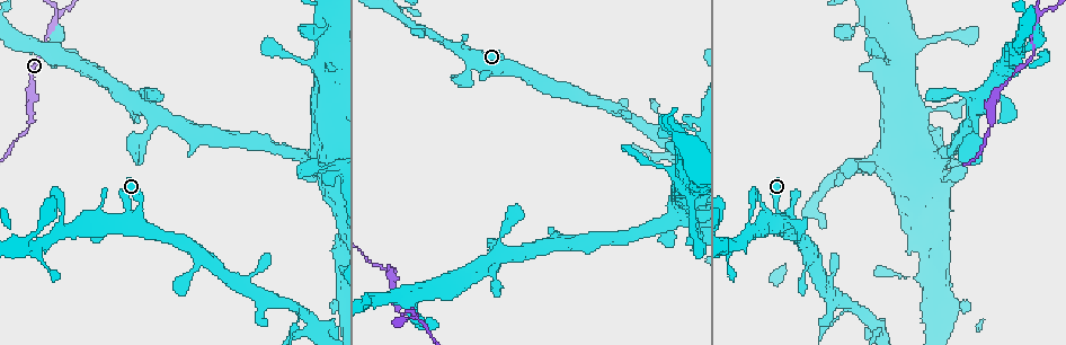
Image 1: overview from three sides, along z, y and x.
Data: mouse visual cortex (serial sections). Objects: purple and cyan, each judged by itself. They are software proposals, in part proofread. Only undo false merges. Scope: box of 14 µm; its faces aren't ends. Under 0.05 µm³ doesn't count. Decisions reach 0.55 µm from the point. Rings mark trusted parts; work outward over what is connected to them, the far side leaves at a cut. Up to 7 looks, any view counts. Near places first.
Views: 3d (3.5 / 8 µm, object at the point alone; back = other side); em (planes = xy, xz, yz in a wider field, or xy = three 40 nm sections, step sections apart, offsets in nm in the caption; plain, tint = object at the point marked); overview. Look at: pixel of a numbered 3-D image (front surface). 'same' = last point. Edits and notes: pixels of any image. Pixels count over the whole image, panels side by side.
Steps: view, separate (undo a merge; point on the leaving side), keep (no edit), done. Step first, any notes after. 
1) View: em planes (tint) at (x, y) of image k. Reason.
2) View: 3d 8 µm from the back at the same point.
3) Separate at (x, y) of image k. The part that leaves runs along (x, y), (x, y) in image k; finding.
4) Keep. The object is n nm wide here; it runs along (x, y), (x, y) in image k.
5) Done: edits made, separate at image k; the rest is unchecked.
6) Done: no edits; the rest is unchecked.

View: 3d 3.5 µm at (108, 224) of image 1. Side arm on a straight run.

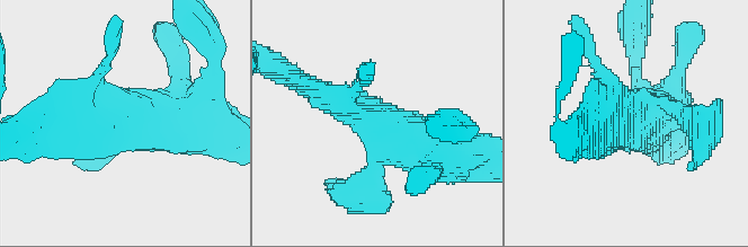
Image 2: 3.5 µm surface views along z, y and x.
View: em xy step 2 (tint) at (122, 115) of image 2. Shape alone is not enough.

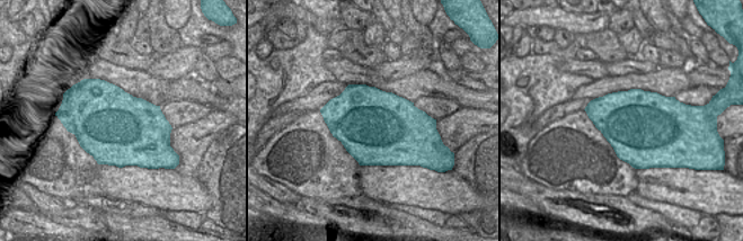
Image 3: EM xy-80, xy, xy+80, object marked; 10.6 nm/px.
Keep. It runs along (447, 143), (412, 138), (309, 86) in image 2; all the same cell.

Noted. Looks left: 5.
View: 3d 8 µm at (60, 208) of image 1. Sudden change in width.

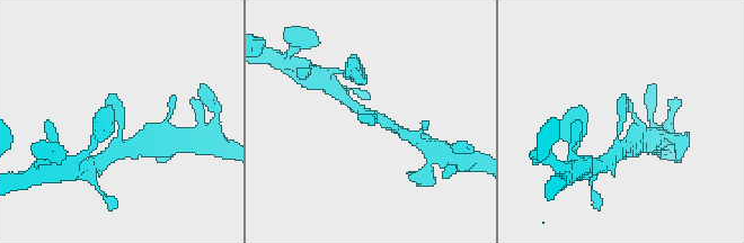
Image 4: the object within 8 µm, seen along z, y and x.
View: 3d 3.5 µm at (122, 121) of image 4.

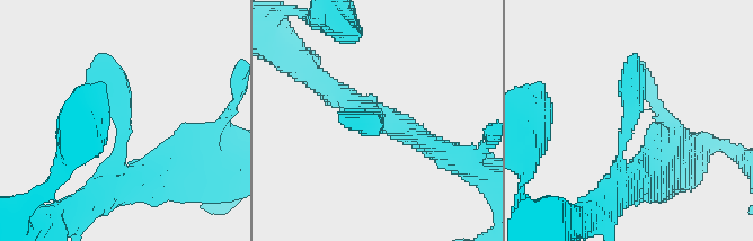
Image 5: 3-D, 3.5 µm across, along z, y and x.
View: em xy step 1 (tint) at (120, 118) of image 5. Shape alone is not enough.

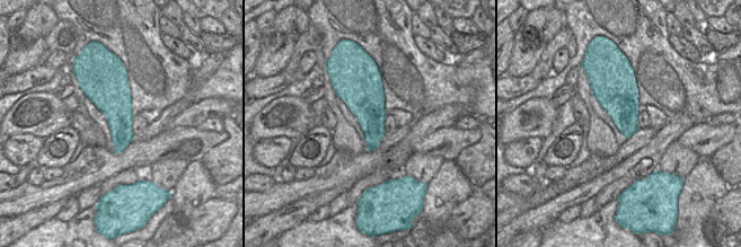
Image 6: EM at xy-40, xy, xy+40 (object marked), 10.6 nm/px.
Keep. It runs along (134, 178), (100, 57) in image 5; continuous, no second cell.

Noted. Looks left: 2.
View: 3d 3.5 µm at (400, 7) of image 1.

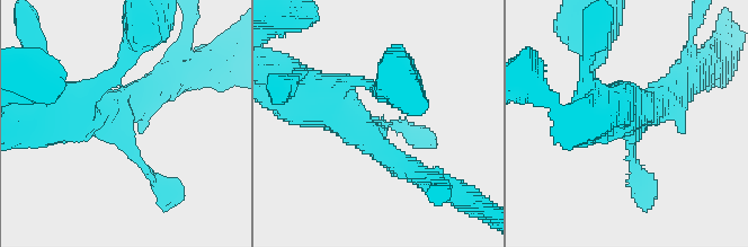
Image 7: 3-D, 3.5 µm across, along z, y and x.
View: em xy step 5 (tint) at (121, 138) of image 7. Now the EM.

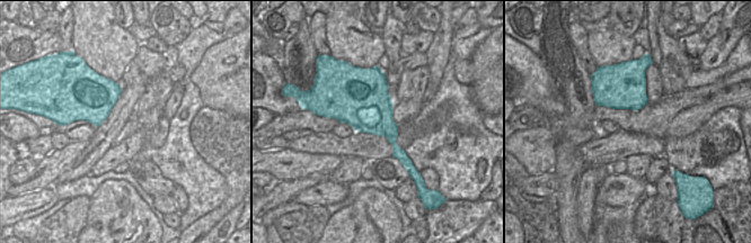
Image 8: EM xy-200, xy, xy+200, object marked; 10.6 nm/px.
Keep. It runs along (135, 95), (105, 112), (170, 192) in image 7; one cell here.

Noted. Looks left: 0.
Done: no edits; the rest is unchecked.

